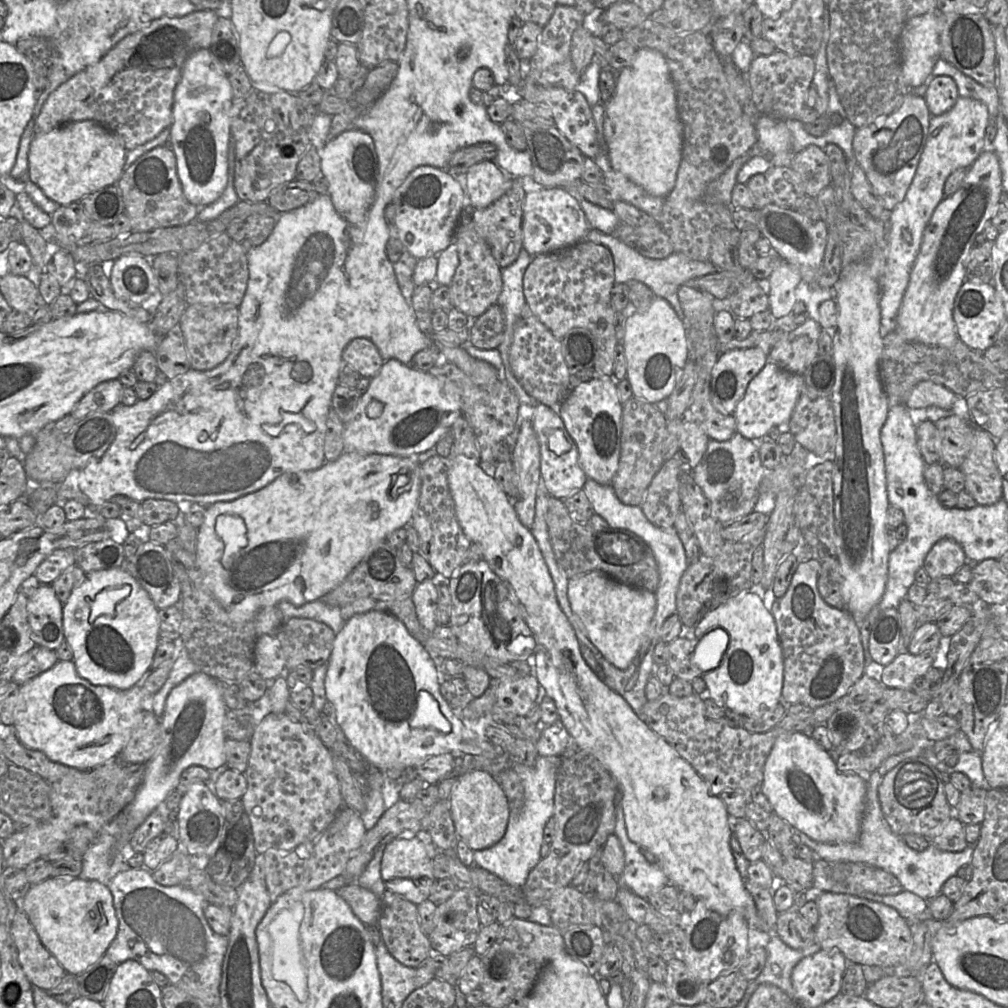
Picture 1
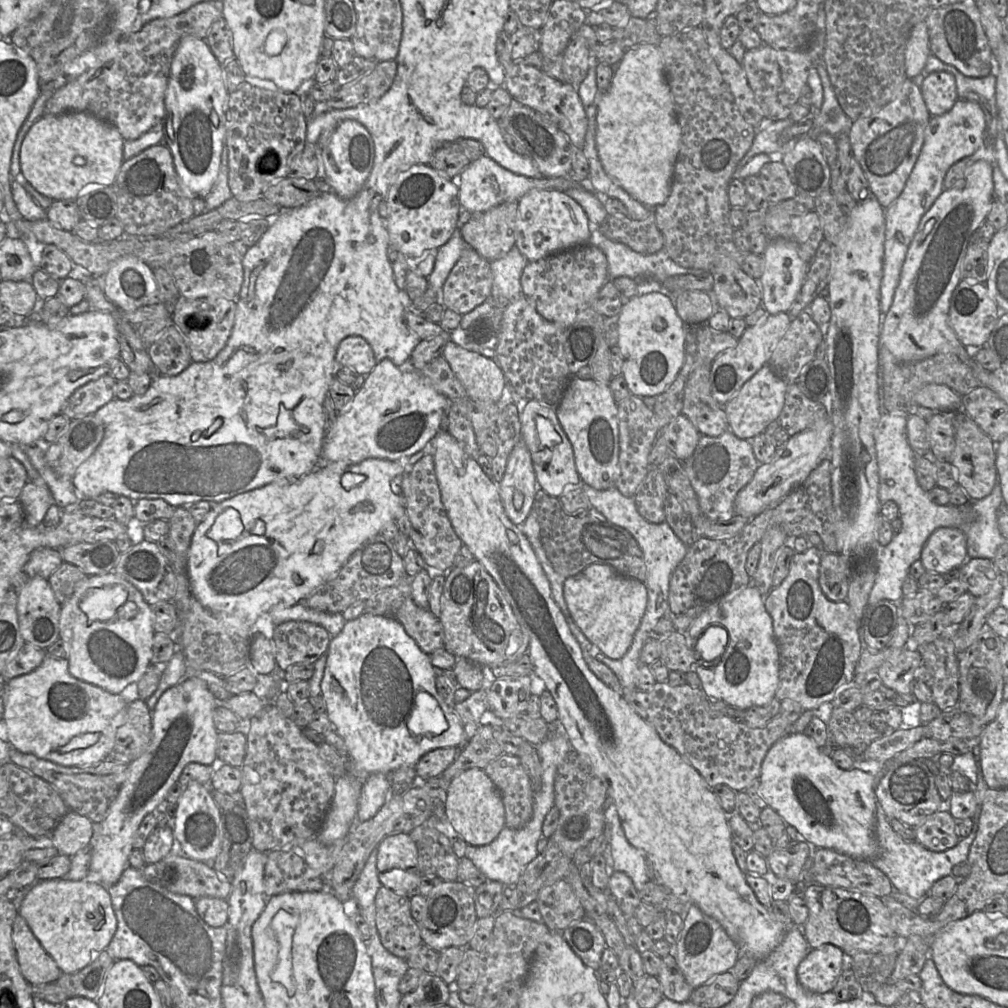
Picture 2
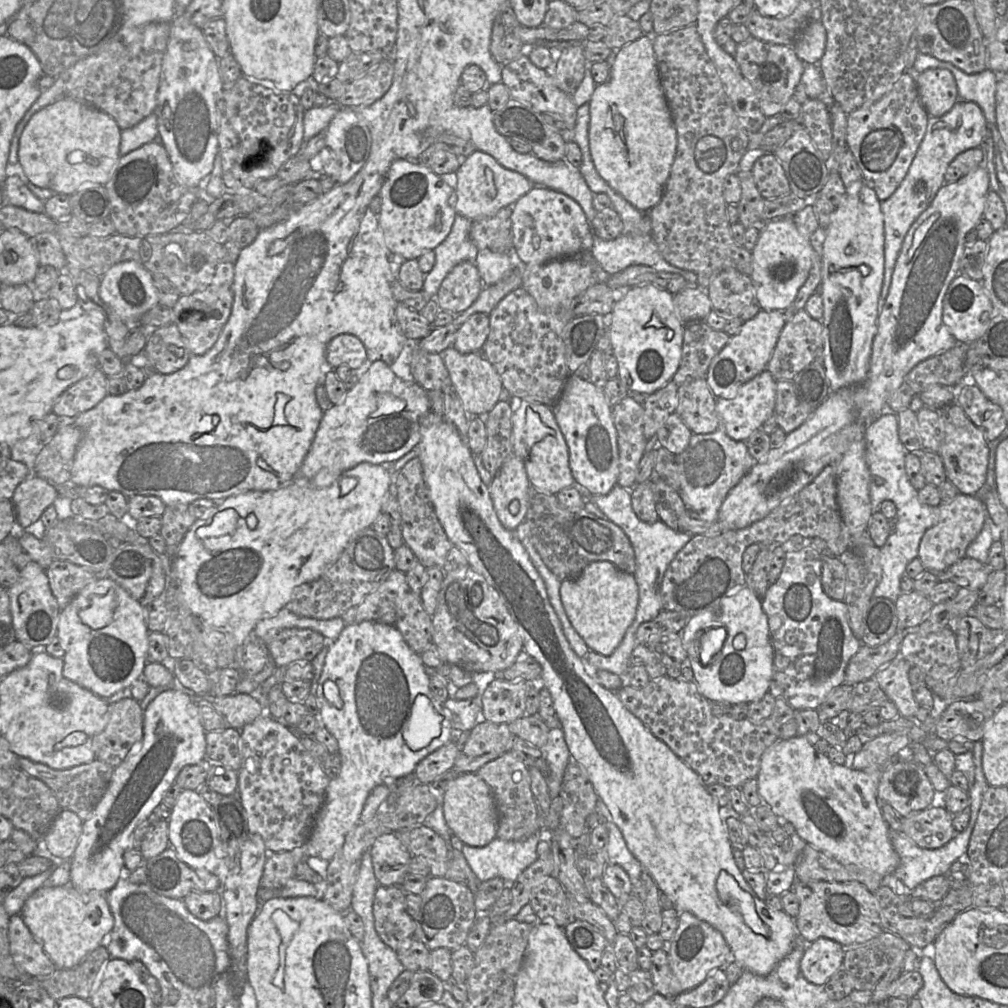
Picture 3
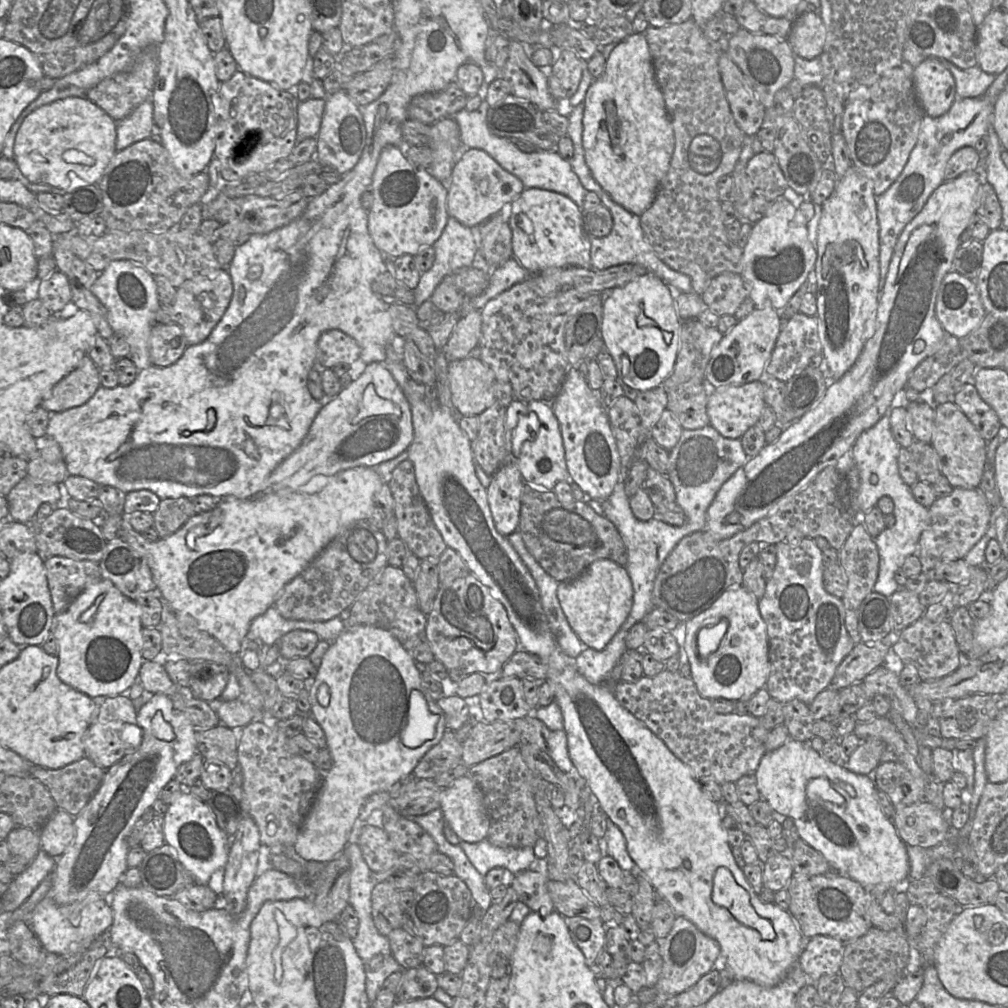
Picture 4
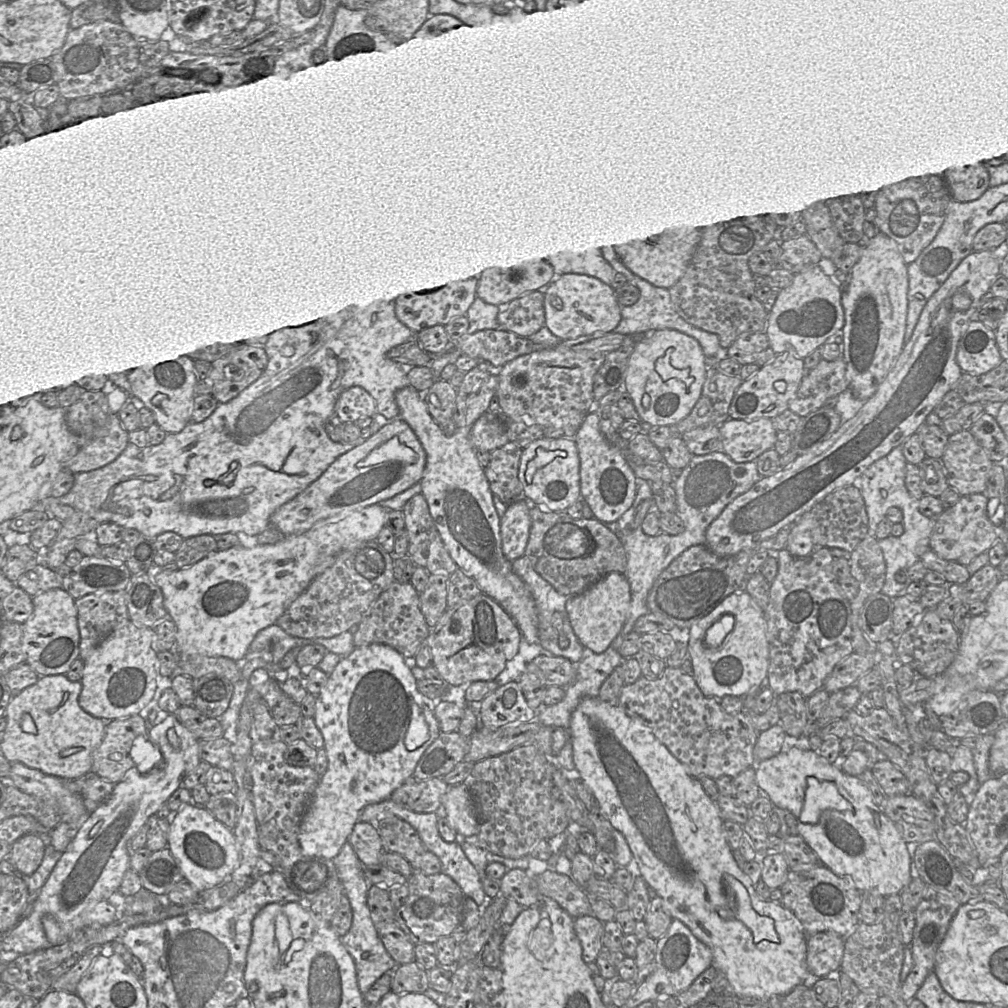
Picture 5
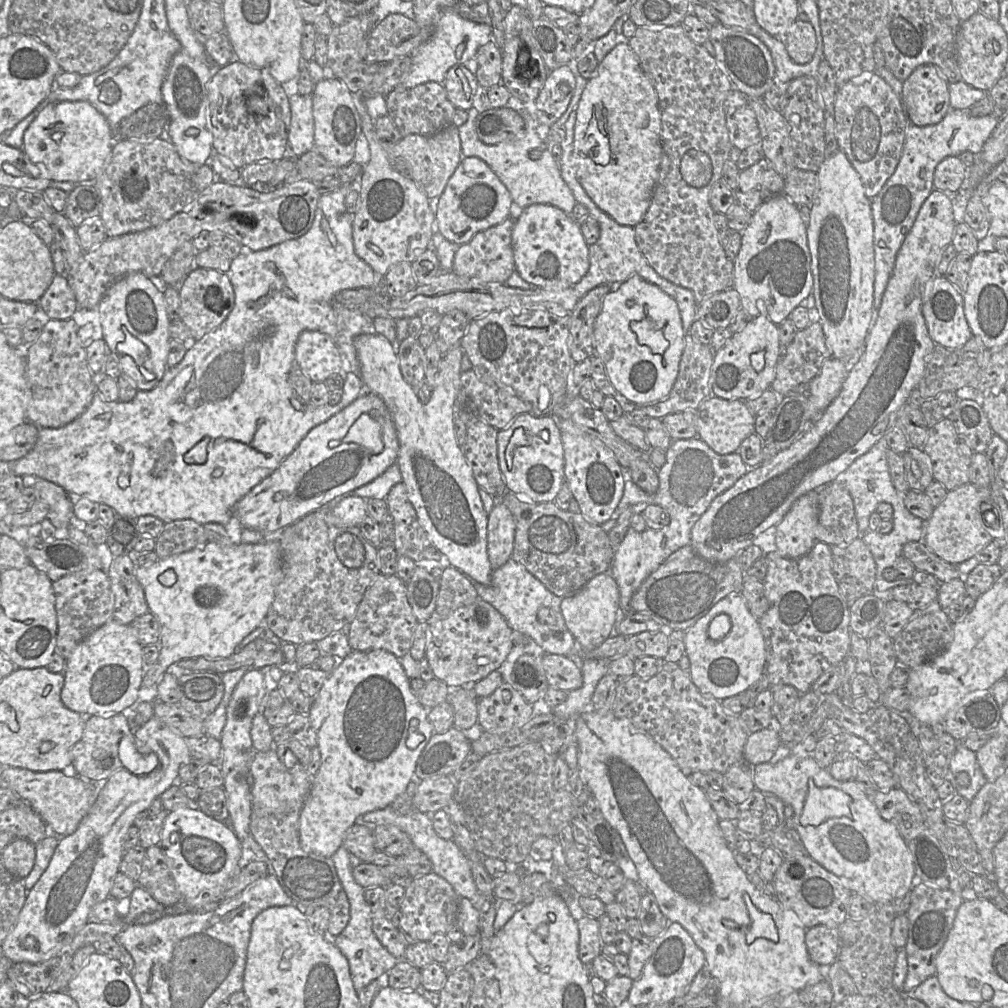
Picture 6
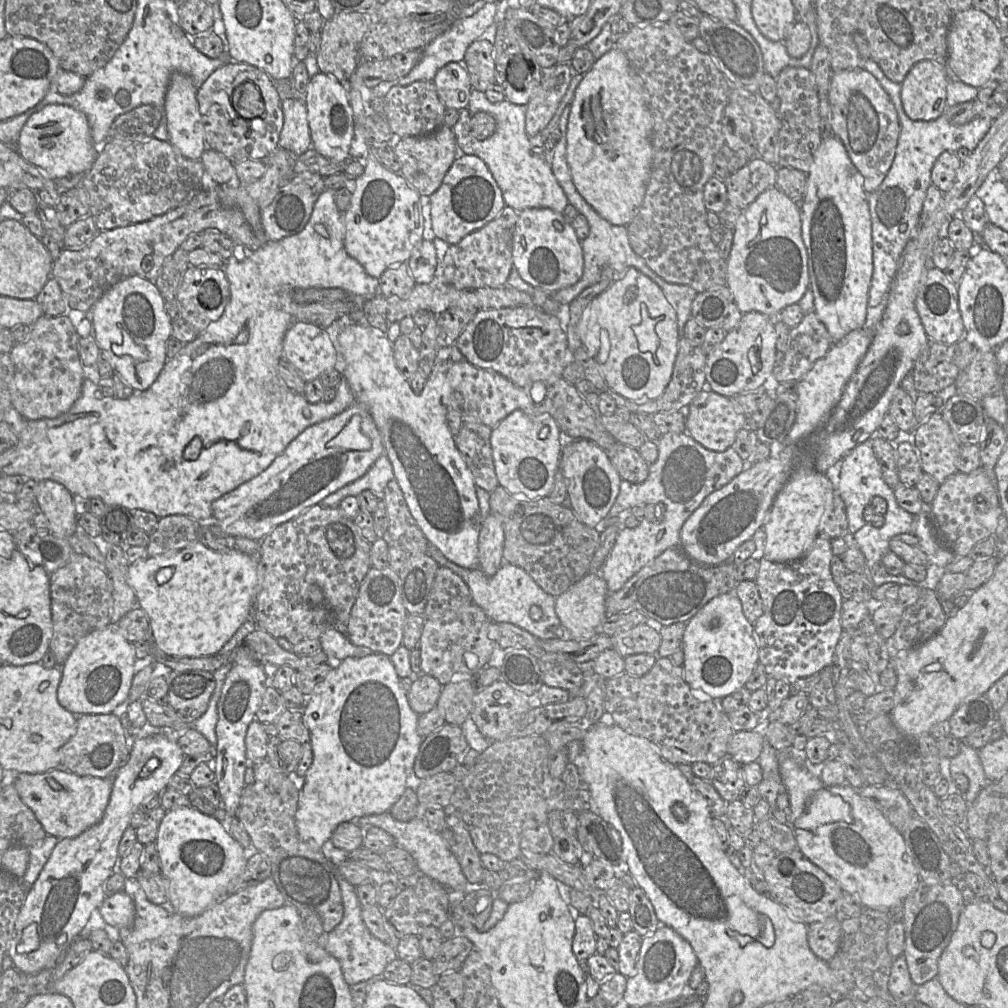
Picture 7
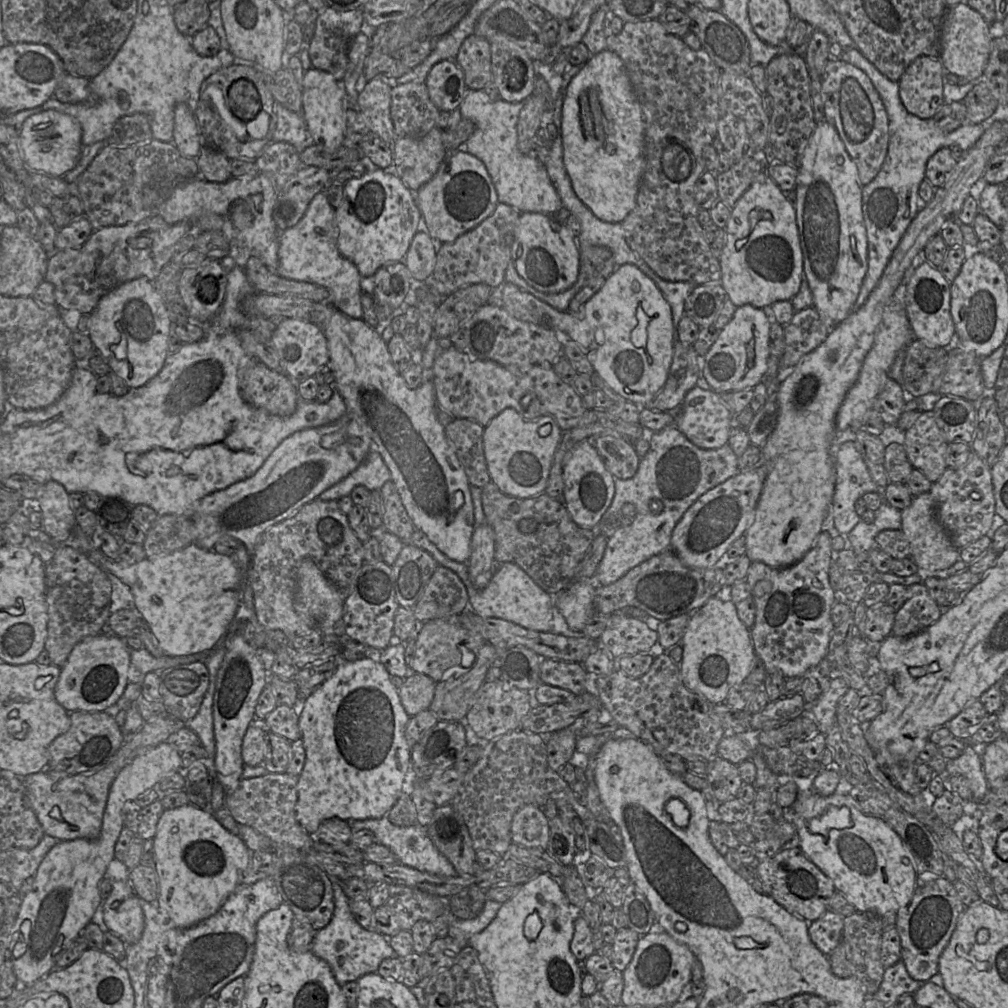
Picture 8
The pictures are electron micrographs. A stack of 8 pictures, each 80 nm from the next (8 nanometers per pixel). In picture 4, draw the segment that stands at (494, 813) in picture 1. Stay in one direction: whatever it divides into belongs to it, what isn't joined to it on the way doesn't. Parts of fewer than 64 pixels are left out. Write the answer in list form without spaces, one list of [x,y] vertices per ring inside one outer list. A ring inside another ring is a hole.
[[[467,775],[441,791],[443,816],[460,840],[477,843],[487,838],[489,819],[479,785]]]

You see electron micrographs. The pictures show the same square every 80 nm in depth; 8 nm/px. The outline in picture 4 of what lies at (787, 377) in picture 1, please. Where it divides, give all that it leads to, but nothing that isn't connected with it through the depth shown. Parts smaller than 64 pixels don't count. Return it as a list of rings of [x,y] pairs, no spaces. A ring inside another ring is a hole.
[[[755,380],[710,392],[707,414],[710,426],[722,436],[736,439],[757,424],[765,406],[764,386],[760,380]]]

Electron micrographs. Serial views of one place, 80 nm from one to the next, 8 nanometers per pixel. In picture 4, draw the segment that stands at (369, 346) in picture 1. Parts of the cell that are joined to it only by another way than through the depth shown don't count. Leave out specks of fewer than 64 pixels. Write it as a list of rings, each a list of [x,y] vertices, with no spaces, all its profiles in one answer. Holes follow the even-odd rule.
[[[331,329],[324,331],[317,342],[315,366],[332,368],[338,364],[350,365],[360,359],[360,347],[344,332]]]

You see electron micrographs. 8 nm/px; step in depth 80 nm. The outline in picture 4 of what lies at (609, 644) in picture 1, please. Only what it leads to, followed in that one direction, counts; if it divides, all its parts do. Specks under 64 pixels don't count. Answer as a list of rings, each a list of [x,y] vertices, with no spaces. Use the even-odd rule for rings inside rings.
[[[609,559],[591,563],[576,579],[562,582],[557,597],[567,621],[589,648],[601,651],[627,619],[633,603],[633,586],[625,567]]]

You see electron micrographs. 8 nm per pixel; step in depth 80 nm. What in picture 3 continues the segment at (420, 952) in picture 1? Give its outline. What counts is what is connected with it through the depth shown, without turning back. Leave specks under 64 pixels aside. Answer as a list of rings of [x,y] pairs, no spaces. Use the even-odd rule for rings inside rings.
[[[378,885],[373,916],[379,937],[392,950],[414,937],[415,921],[406,911],[406,892],[400,886]]]

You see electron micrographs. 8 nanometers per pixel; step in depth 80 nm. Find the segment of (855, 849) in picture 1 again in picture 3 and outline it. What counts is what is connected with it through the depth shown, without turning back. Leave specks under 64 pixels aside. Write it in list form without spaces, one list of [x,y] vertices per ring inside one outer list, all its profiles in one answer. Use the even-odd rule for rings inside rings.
[[[976,819],[969,820],[964,831],[957,832],[948,843],[937,849],[921,848],[903,833],[890,829],[891,843],[899,856],[899,865],[891,875],[900,880],[910,890],[934,876],[947,875],[950,872],[951,865],[960,857],[966,855],[975,823]]]

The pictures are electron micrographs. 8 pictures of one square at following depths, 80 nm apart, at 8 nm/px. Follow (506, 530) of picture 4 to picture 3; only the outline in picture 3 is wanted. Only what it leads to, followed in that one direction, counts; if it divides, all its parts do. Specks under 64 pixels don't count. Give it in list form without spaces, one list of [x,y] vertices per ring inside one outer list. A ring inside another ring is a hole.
[[[511,455],[494,475],[489,492],[498,520],[508,530],[515,530],[525,520],[528,508],[530,482],[523,461]],[[518,500],[520,509],[517,515],[509,511],[509,504]]]

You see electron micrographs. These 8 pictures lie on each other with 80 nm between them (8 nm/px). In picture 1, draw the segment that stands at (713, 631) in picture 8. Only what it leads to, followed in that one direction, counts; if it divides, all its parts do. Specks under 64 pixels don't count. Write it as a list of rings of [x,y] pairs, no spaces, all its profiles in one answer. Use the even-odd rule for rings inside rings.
[[[742,591],[736,597],[731,598],[724,602],[723,604],[719,605],[717,608],[712,610],[711,612],[707,613],[694,627],[693,636],[696,640],[700,640],[704,637],[707,633],[711,632],[716,628],[721,628],[727,631],[728,633],[728,645],[721,655],[721,658],[714,659],[711,661],[707,661],[705,664],[699,664],[699,668],[703,671],[702,672],[702,679],[706,684],[706,695],[713,699],[718,706],[724,707],[725,709],[731,709],[736,713],[741,714],[742,716],[746,717],[761,717],[764,713],[773,711],[776,706],[780,703],[782,697],[782,687],[783,687],[783,678],[784,678],[784,660],[783,660],[783,650],[780,643],[779,636],[776,630],[776,624],[774,617],[772,616],[771,612],[766,609],[763,604],[762,599],[756,594],[752,592]]]

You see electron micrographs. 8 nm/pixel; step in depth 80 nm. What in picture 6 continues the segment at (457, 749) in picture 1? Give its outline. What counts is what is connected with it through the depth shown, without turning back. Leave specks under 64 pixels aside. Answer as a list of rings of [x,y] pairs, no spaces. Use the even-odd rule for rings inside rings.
[[[385,650],[353,651],[329,674],[327,680],[322,685],[318,694],[312,699],[312,705],[308,713],[309,721],[317,735],[317,747],[321,754],[321,764],[316,775],[312,778],[311,787],[307,798],[301,808],[298,823],[298,833],[300,847],[308,854],[317,854],[326,858],[331,858],[343,845],[343,840],[348,829],[355,824],[356,818],[367,812],[384,809],[390,806],[395,798],[401,794],[411,781],[411,776],[415,773],[417,760],[423,749],[434,734],[433,726],[428,719],[428,709],[419,702],[417,695],[411,690],[410,679],[397,658],[392,653]],[[412,719],[418,719],[418,732],[424,736],[424,740],[415,749],[410,749],[406,745],[409,733],[409,725]]]

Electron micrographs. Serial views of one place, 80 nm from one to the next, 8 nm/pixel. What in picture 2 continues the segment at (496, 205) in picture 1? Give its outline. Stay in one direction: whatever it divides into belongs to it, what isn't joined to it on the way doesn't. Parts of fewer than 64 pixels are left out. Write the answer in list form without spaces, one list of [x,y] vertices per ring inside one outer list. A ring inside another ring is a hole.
[[[513,200],[485,212],[472,213],[461,229],[463,240],[489,261],[504,257],[516,243],[517,212],[518,201]]]

